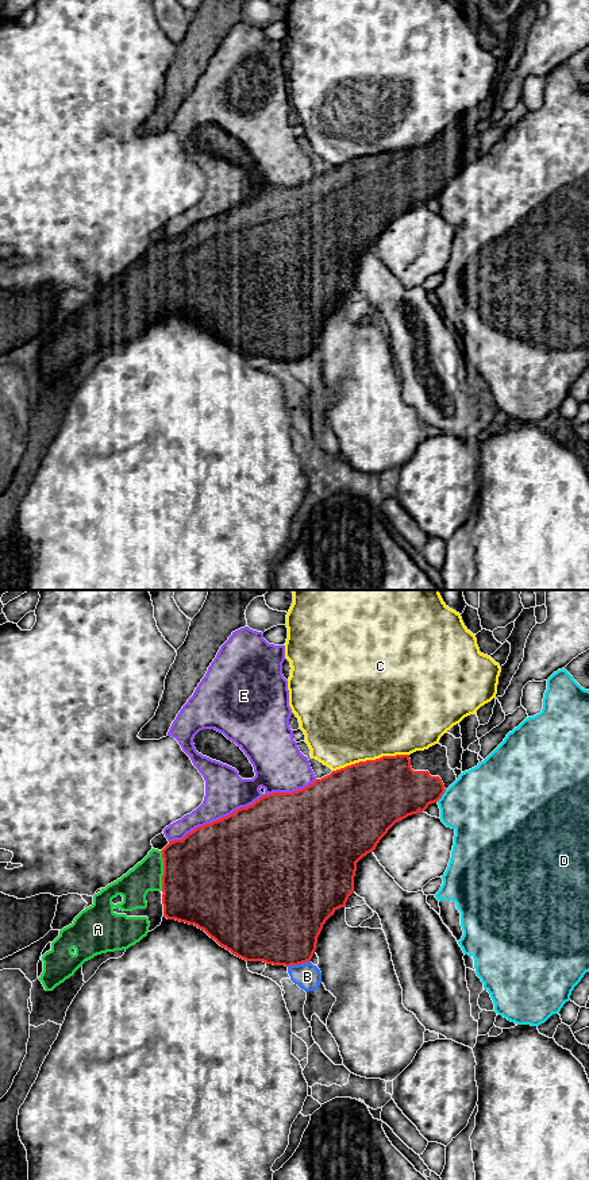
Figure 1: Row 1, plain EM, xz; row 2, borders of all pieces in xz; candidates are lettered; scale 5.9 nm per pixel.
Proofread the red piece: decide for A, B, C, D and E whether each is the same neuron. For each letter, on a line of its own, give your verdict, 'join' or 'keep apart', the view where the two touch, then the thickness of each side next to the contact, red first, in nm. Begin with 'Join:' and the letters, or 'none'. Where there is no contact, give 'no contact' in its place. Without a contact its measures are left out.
Join: A
A: join; contact in xz; calibres 500 and 180 nm
B: keep apart; contact in xz; calibres 460 and 160 nm
C: keep apart; contact in xz; calibres 460 and 480 nm
D: keep apart; contact in xz; calibres 300 and 440 nm
E: keep apart; contact in xz; calibres 500 and 240 nm

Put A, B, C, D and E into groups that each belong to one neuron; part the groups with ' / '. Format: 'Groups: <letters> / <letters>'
Groups: A / B / C / D / E

